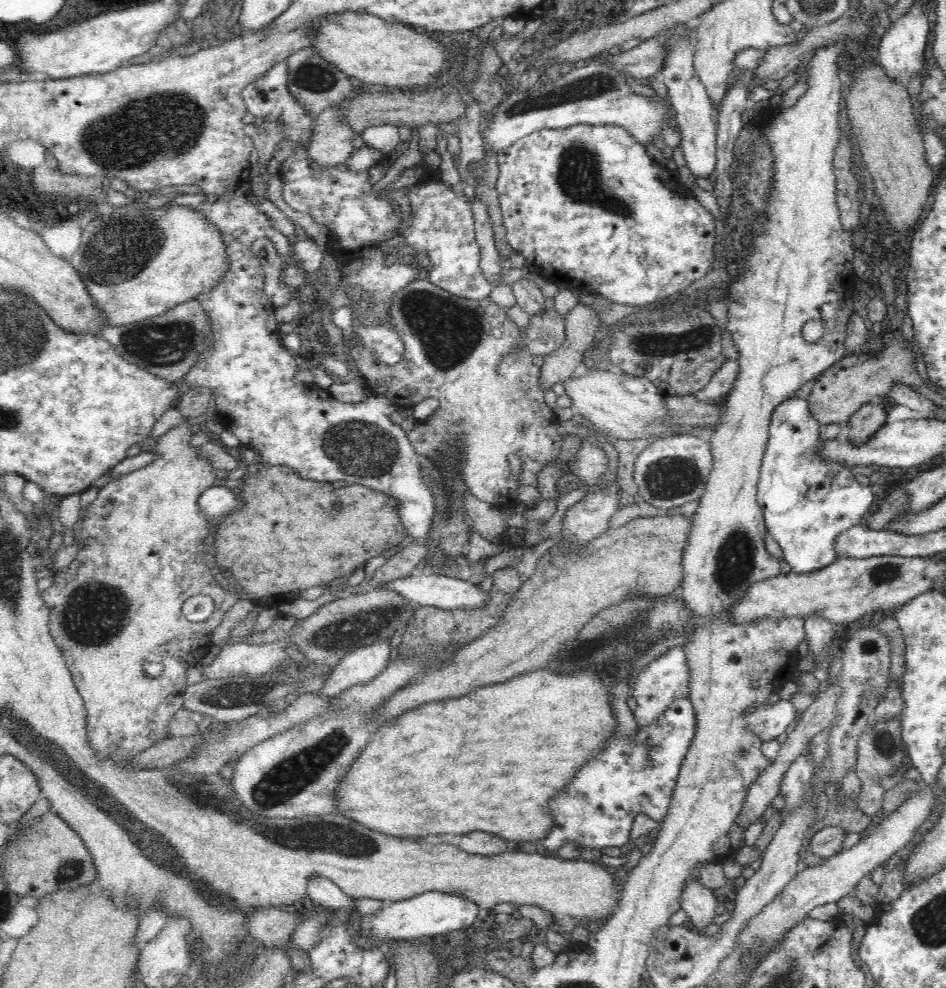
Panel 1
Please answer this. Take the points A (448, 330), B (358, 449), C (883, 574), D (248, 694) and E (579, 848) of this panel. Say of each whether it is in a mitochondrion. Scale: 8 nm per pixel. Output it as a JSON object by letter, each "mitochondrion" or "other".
{"A":"mitochondrion","B":"mitochondrion","C":"mitochondrion","D":"mitochondrion","E":"other"}

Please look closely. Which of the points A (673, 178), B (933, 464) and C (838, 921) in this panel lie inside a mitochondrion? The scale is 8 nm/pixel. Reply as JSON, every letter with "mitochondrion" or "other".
{"A":"other","B":"other","C":"other"}

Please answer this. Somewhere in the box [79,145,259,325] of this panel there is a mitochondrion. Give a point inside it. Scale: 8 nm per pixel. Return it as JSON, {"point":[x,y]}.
{"point":[103,265]}

